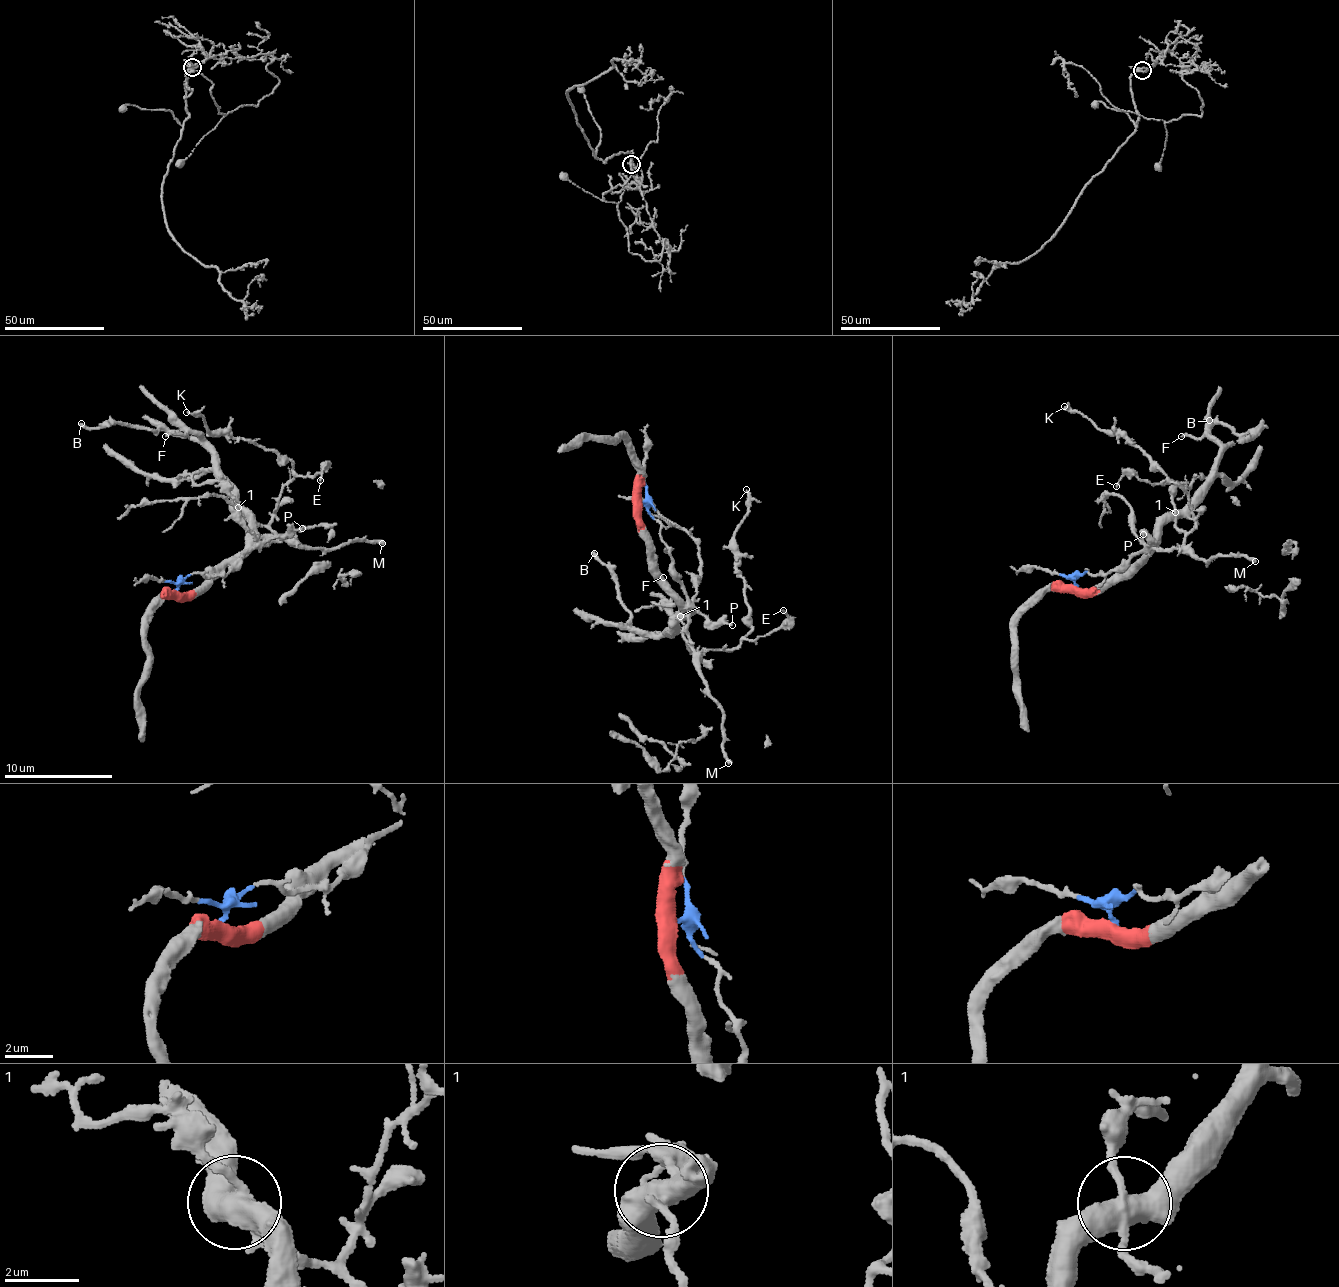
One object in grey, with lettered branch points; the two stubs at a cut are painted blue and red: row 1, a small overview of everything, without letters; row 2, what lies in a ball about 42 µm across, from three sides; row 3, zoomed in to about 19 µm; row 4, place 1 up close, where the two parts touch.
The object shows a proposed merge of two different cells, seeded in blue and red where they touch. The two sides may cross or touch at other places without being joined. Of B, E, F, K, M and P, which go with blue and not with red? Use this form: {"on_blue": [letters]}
{"on_blue": ["E", "K", "M", "P"]}

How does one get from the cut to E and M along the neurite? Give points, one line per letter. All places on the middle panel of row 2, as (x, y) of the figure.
E: (637, 503), (656, 521), (685, 592), (691, 649), (739, 645), (765, 635), (781, 625), (782, 609)
M: (637, 503), (656, 521), (660, 541), (672, 557), (687, 608), (691, 651), (722, 715), (729, 764)

